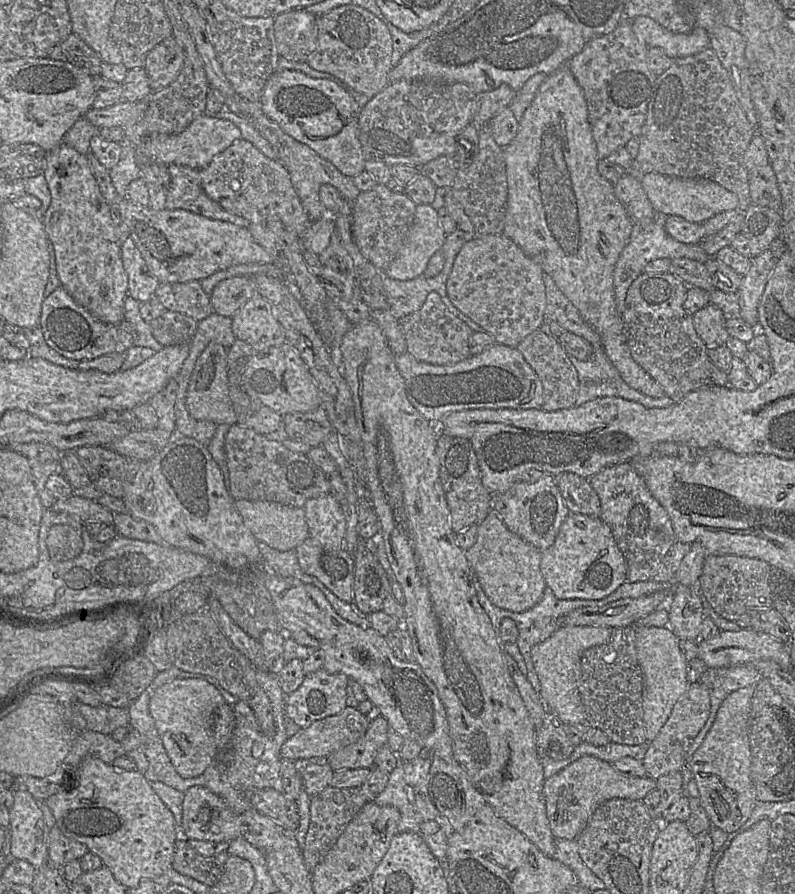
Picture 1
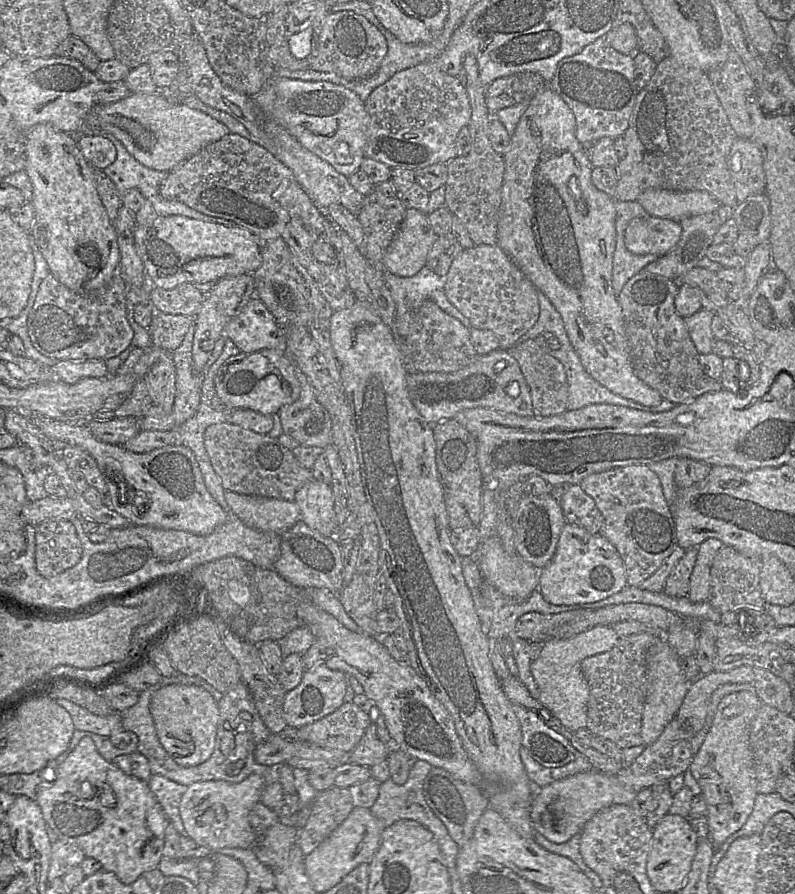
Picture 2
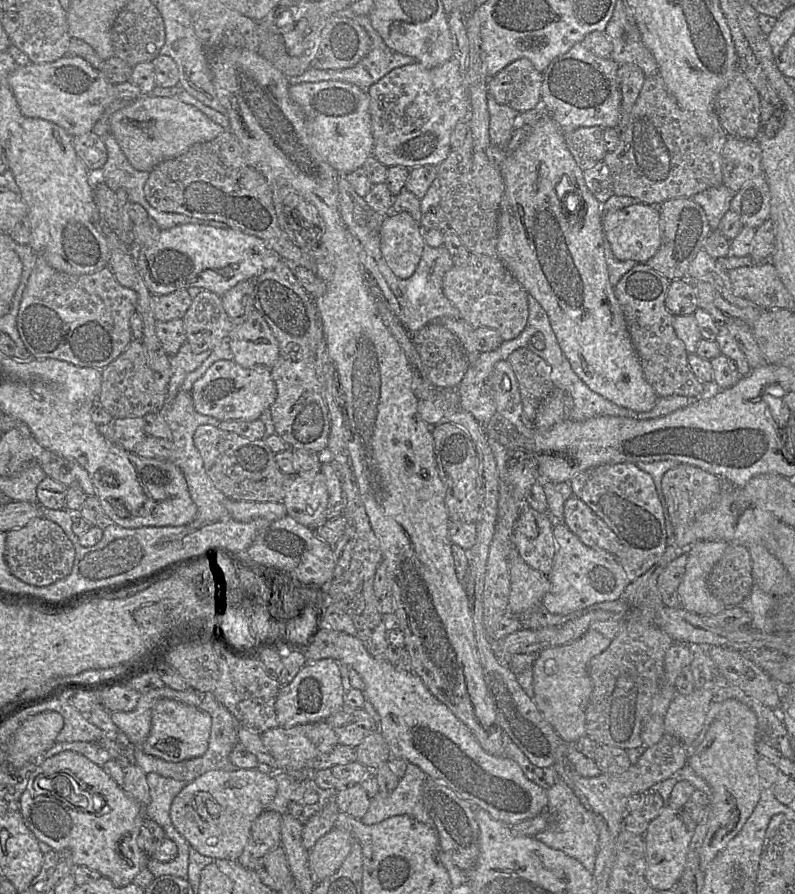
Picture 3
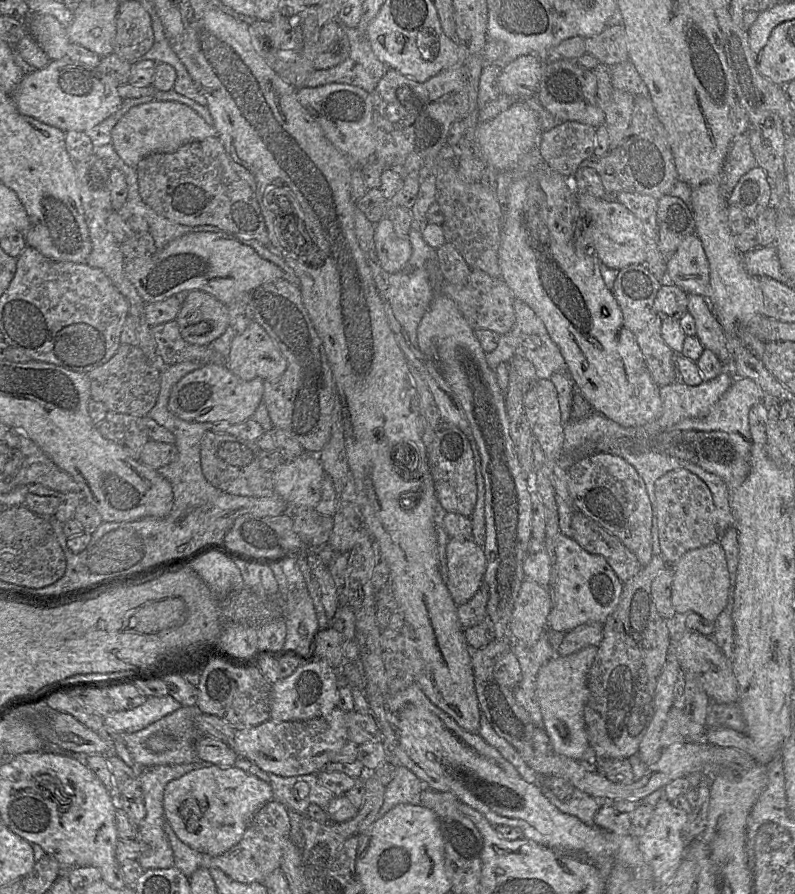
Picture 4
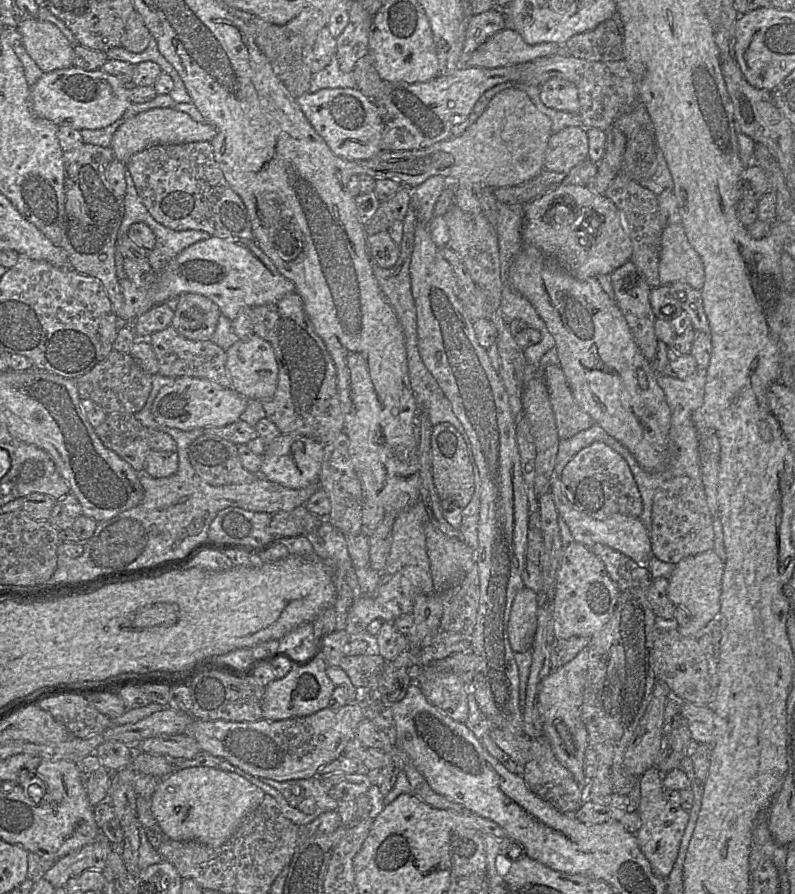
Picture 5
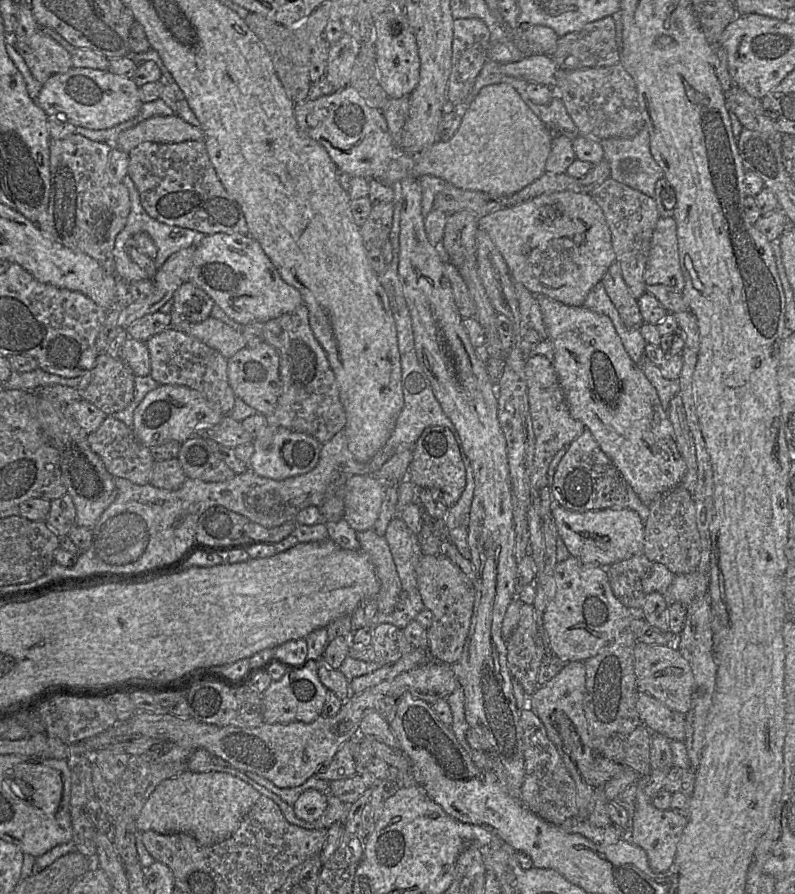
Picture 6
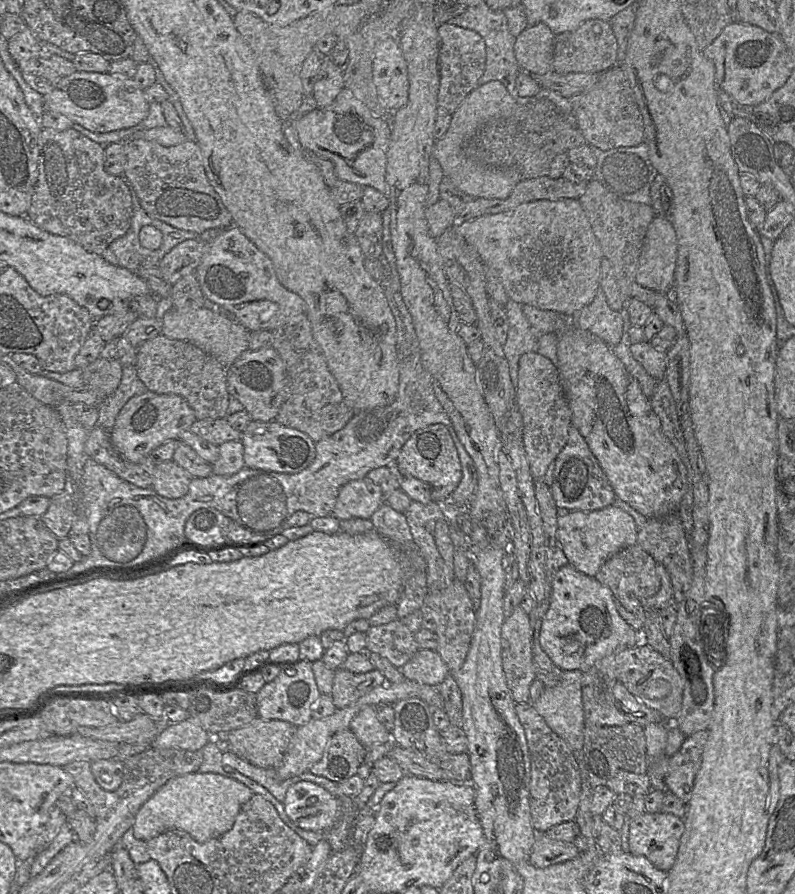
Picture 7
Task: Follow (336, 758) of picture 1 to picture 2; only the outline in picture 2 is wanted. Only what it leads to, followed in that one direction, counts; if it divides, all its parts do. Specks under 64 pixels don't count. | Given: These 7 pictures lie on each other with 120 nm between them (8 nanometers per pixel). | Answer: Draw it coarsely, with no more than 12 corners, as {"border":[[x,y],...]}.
{"border":[[371,722],[348,762],[370,768],[392,749]]}

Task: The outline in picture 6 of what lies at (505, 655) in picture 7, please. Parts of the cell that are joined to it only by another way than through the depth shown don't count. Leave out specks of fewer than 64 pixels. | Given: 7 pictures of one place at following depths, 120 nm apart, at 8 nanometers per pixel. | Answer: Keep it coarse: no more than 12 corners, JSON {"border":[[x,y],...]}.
{"border":[[533,604],[505,641],[510,674],[529,697],[546,654]]}

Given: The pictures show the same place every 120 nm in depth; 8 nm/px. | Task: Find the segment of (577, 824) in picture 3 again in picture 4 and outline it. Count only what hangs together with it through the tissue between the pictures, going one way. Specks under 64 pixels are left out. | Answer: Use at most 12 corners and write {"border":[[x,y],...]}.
{"border":[[542,785],[544,797],[564,814],[594,826],[601,802],[578,789],[561,801]]}

